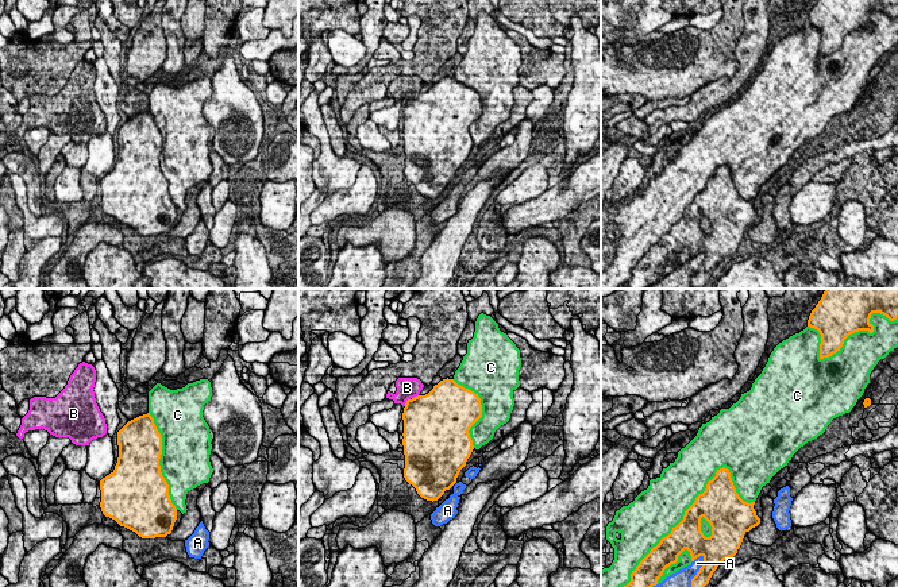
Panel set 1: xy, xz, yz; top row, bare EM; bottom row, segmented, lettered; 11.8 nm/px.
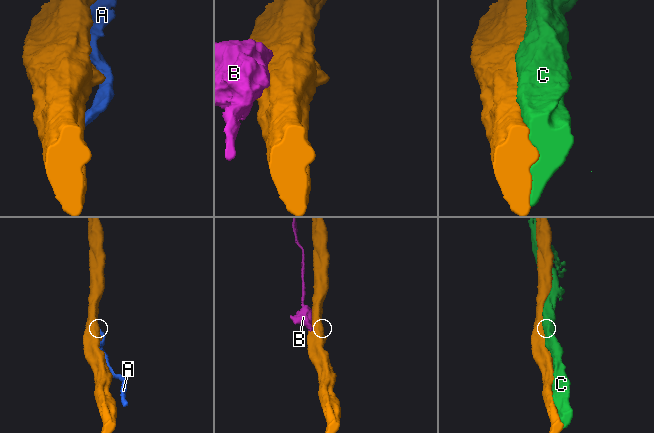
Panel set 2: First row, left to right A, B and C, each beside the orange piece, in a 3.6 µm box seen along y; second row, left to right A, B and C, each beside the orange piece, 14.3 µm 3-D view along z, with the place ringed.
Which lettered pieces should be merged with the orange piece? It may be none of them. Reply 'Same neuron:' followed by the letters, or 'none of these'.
Same neuron: C

